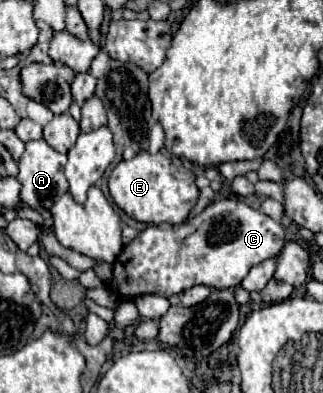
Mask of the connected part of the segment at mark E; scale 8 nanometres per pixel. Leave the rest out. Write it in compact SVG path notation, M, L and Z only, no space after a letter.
M139 152L133 160L121 160L113 172L109 174L109 192L113 202L133 220L137 222L145 222L145 224L181 224L187 220L191 208L195 206L197 198L199 198L199 190L195 186L195 174L191 170L187 170L183 164L175 162L171 156L167 156L165 152L159 154L149 154L149 152Z

